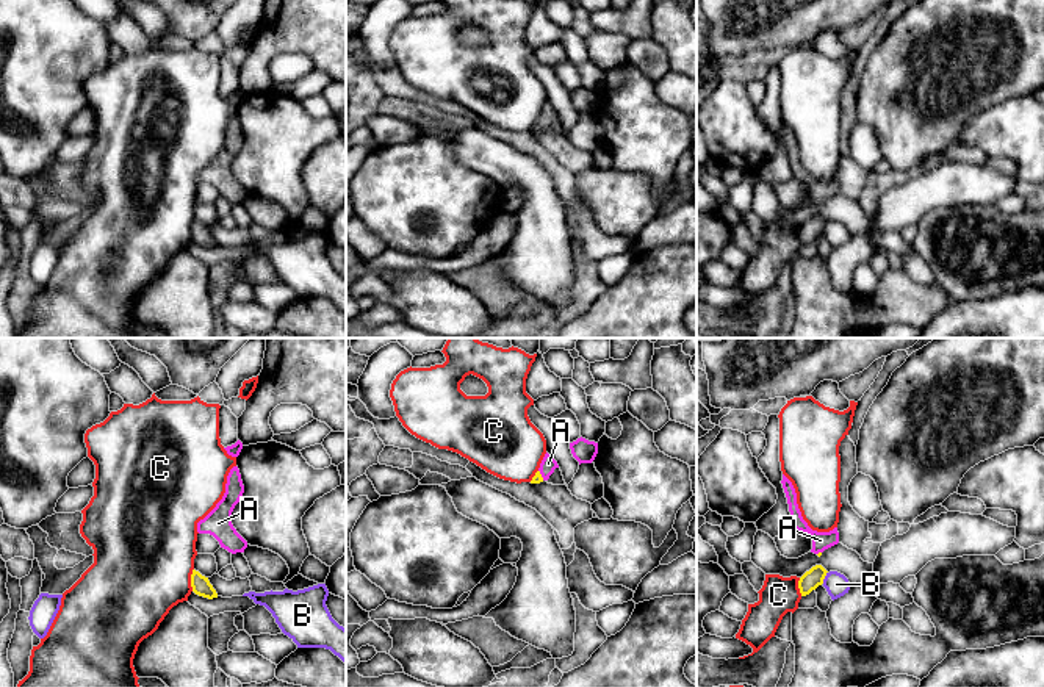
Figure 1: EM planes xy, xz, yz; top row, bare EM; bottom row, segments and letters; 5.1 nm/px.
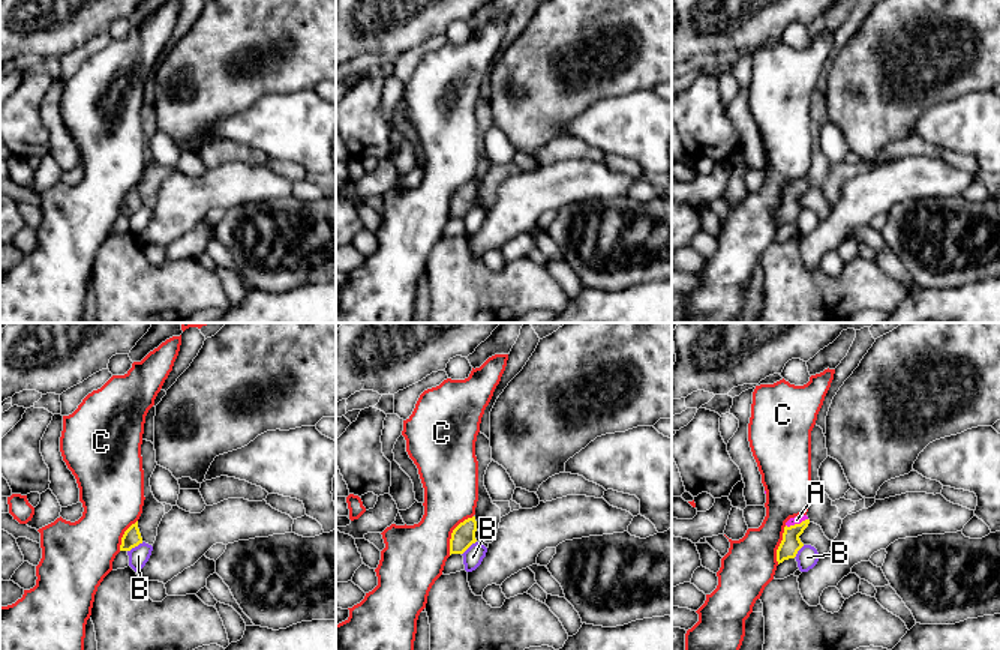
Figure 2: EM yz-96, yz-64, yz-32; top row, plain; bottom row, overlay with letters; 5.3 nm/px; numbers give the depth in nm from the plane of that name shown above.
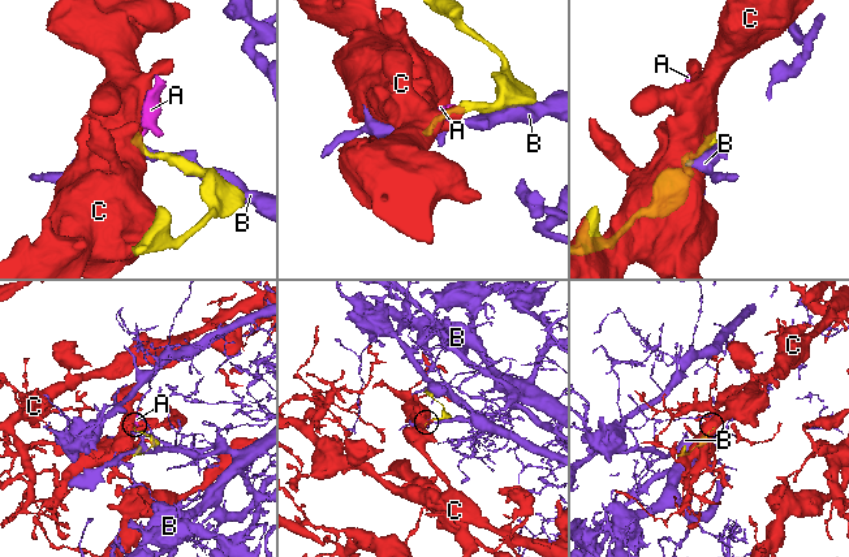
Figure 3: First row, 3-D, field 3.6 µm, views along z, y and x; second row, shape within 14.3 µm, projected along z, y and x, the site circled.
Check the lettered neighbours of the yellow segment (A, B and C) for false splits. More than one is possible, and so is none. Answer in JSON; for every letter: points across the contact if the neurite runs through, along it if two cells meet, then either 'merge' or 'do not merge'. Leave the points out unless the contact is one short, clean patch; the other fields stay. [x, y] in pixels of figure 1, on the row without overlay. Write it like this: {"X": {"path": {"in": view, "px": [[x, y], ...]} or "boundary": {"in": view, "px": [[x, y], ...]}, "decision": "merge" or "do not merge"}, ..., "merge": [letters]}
{"A": {"path": {"in": "xz", "px": [[537, 127], [540, 124], [548, 113]]}, "decision": "merge"}, "B": {"decision": "do not merge"}, "C": {"boundary": {"in": "xy", "px": [[193, 218], [191, 240]]}, "decision": "do not merge"}, "merge": ["A"]}

